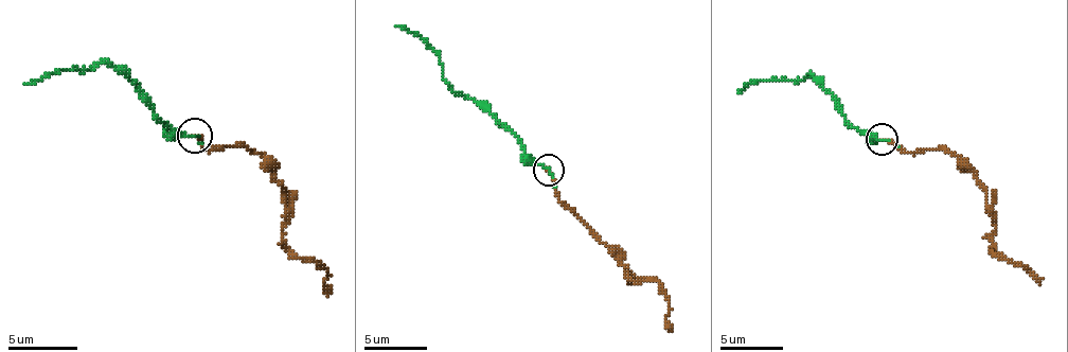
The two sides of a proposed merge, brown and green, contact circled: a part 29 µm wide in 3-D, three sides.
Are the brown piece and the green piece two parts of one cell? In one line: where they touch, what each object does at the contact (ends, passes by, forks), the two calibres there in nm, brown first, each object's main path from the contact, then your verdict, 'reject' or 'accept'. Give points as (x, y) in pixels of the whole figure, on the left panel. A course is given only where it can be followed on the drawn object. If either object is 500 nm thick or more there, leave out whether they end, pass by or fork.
place (194, 135); brown ends; green passes by; calibres 150 and 80 nm; course brown (195, 136), (206, 150), (247, 146), (257, 153), (286, 195), (282, 241), (327, 271), (324, 282), (331, 289); course green (195, 136), (178, 136), (108, 63), (87, 69), (55, 69), (24, 84); accept

